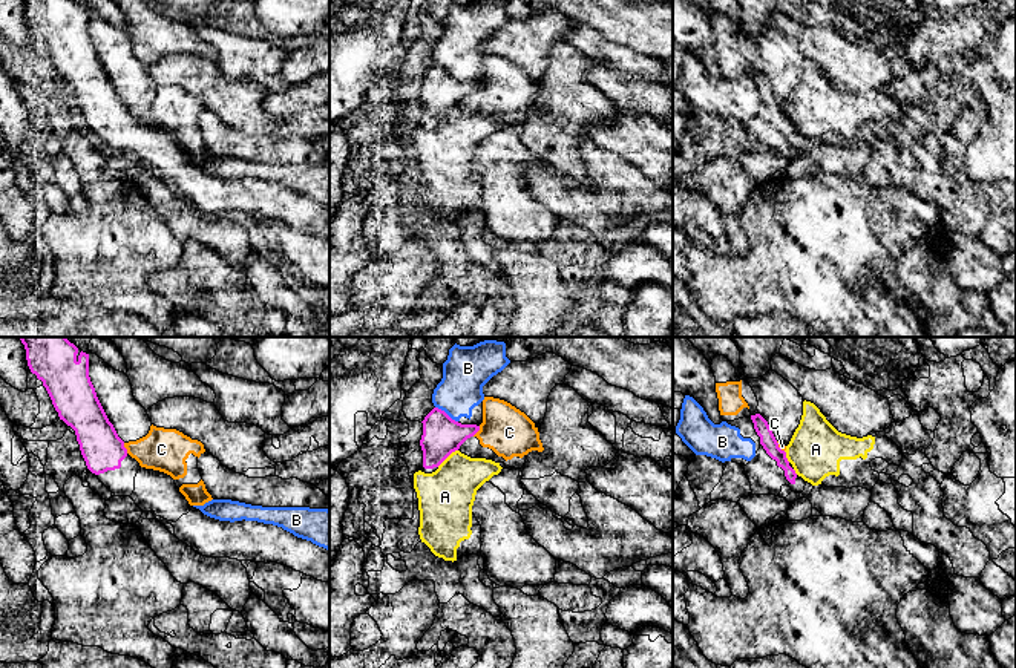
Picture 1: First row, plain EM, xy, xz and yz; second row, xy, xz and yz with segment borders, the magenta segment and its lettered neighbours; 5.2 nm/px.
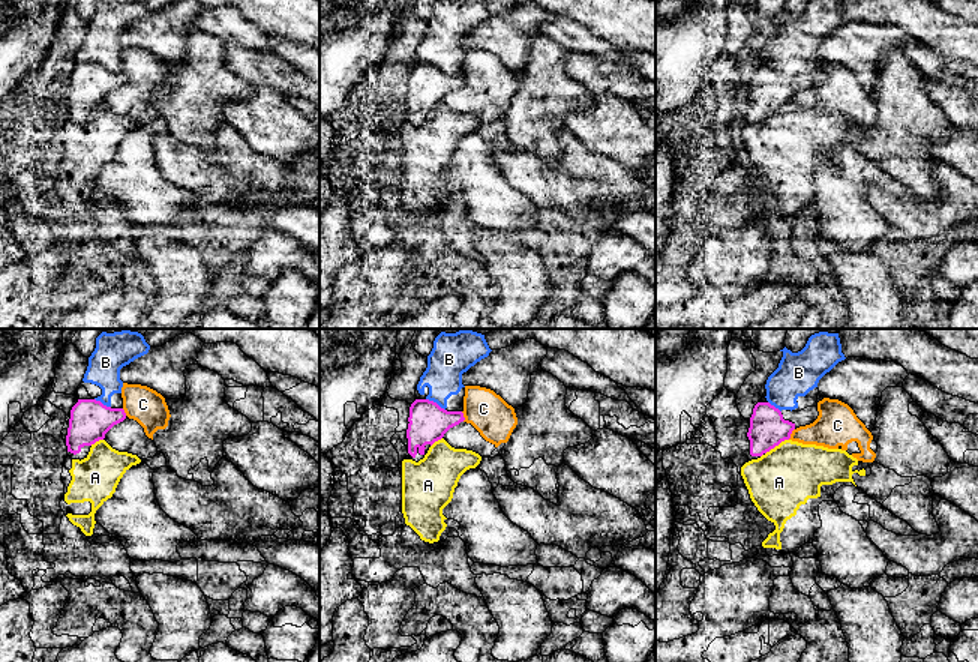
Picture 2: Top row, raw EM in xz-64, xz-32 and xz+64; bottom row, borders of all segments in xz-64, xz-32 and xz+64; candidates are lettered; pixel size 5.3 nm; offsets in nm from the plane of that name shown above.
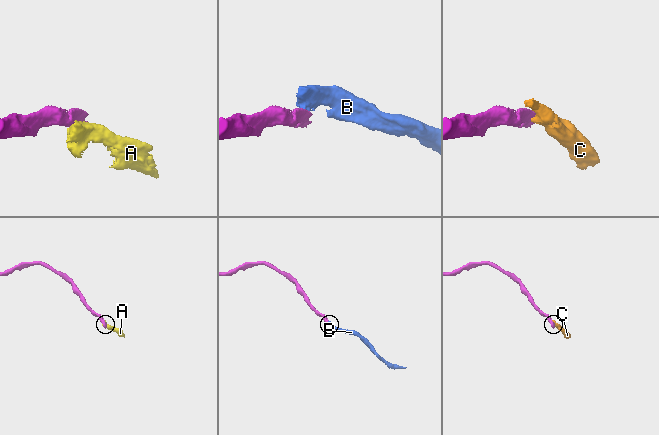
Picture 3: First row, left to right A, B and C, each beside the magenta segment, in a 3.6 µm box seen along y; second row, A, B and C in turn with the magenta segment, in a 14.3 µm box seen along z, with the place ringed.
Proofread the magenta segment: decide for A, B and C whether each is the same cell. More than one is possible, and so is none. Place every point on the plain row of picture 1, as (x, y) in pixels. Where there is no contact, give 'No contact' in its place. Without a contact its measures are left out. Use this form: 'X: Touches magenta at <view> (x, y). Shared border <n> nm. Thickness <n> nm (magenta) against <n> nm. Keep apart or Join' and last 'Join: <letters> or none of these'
A: Touches magenta at xz (446, 114). Shared border 140 nm. Thickness 200 nm (magenta) against 280 nm. Keep apart
B: Touches magenta at xz (445, 69). Shared border 150 nm. Thickness 200 nm (magenta) against 240 nm. Keep apart
C: Touches magenta at xy (124, 104). Shared border 60 nm. Thickness 220 nm (magenta) against 220 nm. Keep apart
Join: none of these

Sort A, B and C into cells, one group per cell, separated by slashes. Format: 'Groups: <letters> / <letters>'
Groups: A / B / C

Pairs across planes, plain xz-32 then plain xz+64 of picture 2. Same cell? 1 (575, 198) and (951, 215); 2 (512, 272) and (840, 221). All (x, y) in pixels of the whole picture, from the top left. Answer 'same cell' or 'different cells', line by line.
1: same cell
2: different cells

